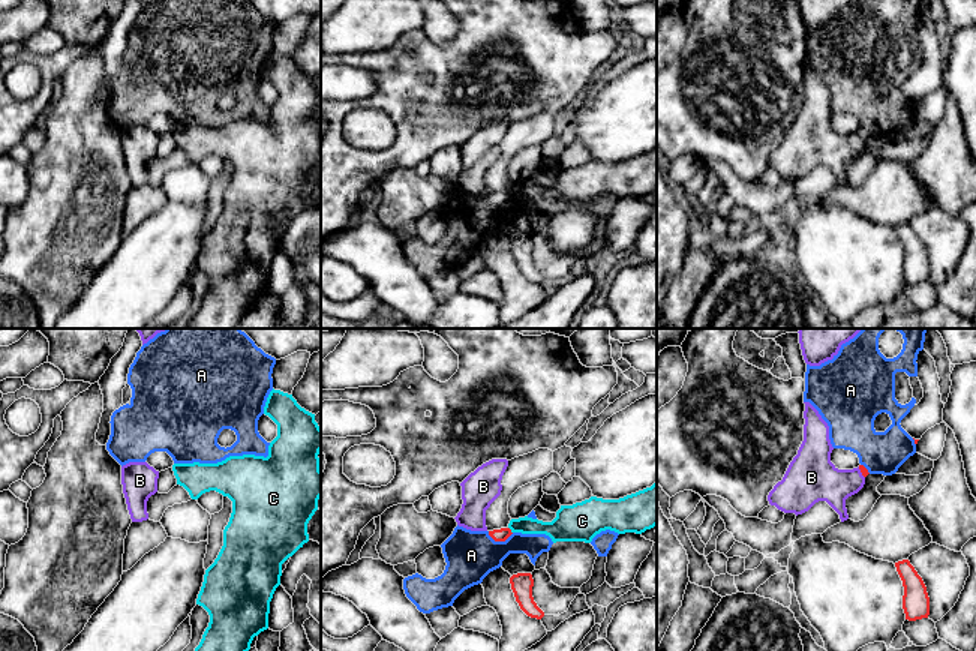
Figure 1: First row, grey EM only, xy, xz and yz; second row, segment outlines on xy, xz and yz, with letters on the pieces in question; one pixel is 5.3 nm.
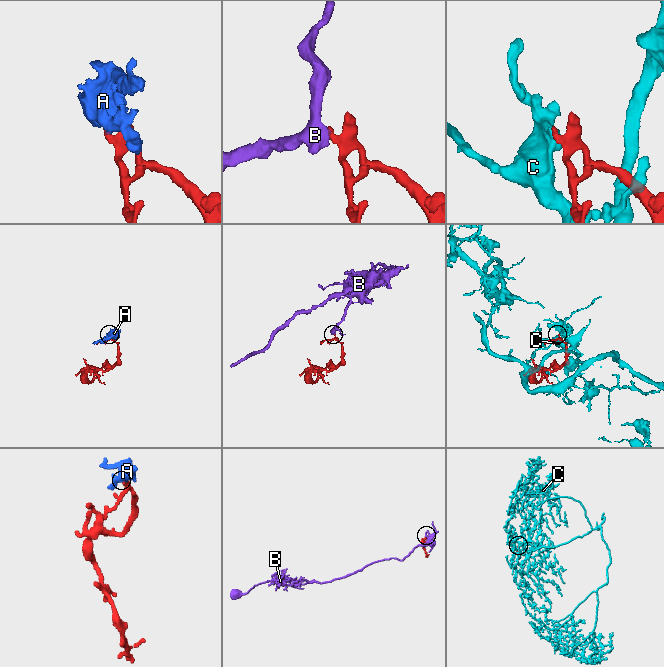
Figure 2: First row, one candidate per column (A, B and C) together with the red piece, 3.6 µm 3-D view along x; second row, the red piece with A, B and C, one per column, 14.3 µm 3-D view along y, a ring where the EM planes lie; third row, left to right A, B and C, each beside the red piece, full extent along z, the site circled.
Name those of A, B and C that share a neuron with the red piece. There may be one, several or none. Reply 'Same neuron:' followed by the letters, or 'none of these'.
Same neuron: none of these

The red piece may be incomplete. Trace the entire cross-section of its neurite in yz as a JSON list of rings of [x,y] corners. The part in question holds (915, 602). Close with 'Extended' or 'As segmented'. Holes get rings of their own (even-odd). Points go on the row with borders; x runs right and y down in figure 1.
[[[909,560],[895,562],[895,567],[904,586],[903,609],[906,620],[916,621],[928,618],[930,597],[922,578],[918,574]]]. As segmented

